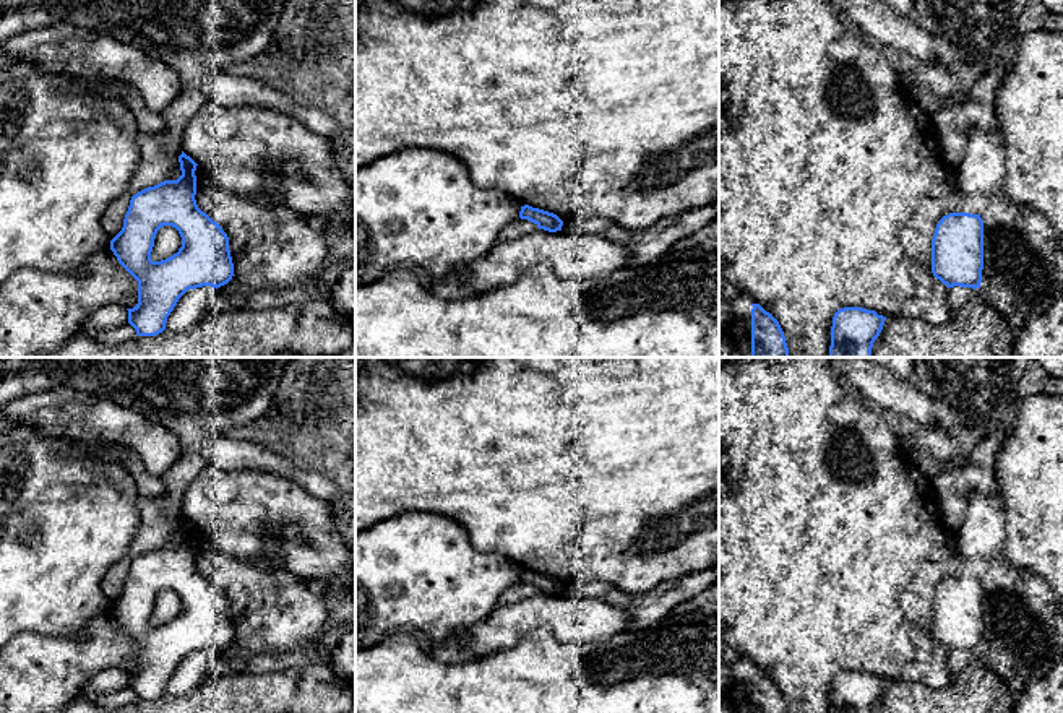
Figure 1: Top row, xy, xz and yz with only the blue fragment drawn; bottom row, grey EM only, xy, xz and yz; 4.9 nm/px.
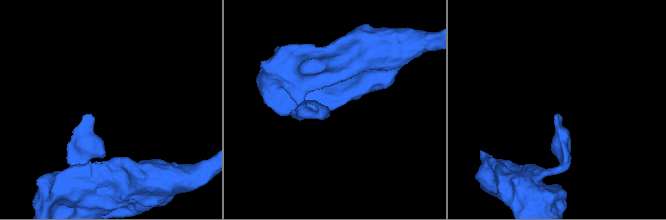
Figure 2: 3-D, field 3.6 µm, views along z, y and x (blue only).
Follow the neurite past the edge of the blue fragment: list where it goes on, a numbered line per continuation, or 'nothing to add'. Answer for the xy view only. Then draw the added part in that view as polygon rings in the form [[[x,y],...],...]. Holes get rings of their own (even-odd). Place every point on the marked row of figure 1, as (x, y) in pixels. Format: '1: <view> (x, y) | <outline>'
nothing to add

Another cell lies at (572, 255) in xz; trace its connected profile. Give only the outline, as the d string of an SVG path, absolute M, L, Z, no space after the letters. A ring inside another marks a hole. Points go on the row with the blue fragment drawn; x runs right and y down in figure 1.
M537 229L514 240L498 242L488 253L453 266L432 291L445 299L466 299L516 283L547 261L560 279L605 276L630 266L628 252L597 234Z

